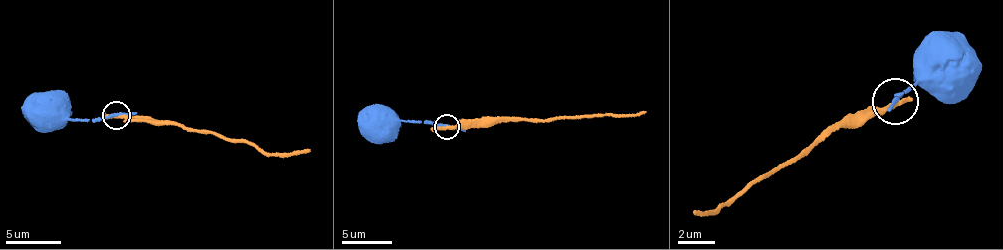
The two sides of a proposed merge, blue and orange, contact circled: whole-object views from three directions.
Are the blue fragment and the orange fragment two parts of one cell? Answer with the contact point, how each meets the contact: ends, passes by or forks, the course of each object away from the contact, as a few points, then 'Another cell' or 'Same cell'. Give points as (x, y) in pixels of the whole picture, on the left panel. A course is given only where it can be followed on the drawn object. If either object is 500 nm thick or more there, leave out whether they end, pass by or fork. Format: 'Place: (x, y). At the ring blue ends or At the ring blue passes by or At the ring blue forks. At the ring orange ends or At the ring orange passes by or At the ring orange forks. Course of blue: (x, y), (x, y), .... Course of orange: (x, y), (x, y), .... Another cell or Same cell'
Place: (116, 115). At the ring blue passes by. At the ring orange passes by. Course of blue: (115, 114), (93, 121), (48, 117). Course of orange: (115, 117), (170, 121), (288, 156), (310, 151). Another cell

